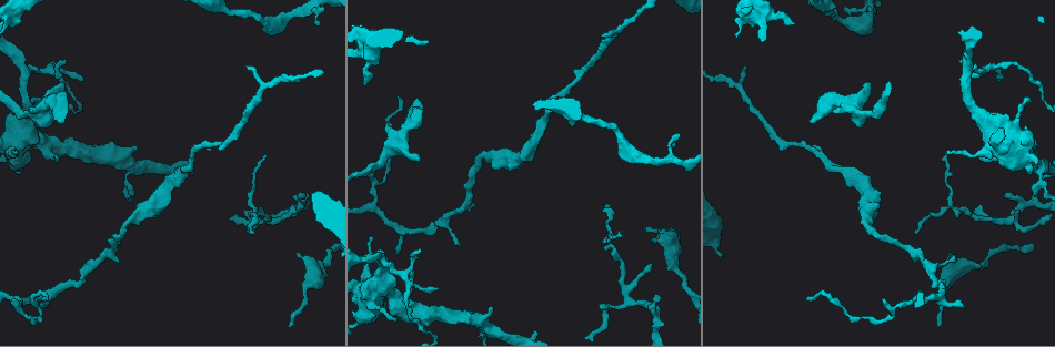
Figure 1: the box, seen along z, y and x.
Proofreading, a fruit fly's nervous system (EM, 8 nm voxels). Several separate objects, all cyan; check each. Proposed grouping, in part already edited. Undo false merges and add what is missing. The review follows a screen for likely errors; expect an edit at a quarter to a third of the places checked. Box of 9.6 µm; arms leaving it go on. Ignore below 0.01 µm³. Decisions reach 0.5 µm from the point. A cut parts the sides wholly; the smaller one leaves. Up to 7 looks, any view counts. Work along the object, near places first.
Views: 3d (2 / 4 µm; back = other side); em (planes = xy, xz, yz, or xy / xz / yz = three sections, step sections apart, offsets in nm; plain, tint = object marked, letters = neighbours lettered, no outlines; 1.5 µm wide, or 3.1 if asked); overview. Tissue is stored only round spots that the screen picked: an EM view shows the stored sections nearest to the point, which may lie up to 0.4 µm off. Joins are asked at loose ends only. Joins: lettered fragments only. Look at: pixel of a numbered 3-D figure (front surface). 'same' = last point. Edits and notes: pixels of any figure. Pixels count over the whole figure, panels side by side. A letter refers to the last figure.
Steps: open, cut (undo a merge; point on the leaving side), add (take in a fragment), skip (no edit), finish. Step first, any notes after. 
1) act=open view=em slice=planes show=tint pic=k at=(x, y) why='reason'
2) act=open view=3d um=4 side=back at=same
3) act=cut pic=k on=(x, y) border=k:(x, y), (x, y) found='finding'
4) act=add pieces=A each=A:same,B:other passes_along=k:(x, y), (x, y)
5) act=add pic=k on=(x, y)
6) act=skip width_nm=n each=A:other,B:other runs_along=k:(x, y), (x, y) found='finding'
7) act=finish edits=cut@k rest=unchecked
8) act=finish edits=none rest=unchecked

act=open view=em slice=planes show=letters pic=1 at=(808, 120) why='free end'

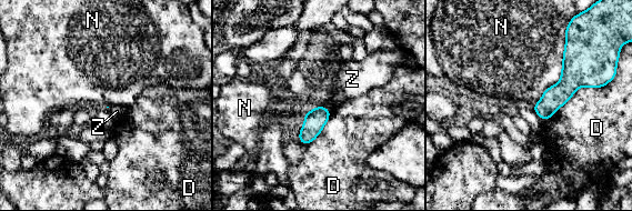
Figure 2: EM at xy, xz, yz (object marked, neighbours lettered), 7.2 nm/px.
act=skip longest_contact=N:600nm each=D:other,N:other,Z:other found='no lettered fragment goes on from it'

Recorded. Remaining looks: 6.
act=open view=em slice=planes show=tint pic=1 at=(254, 232) why='thin end'

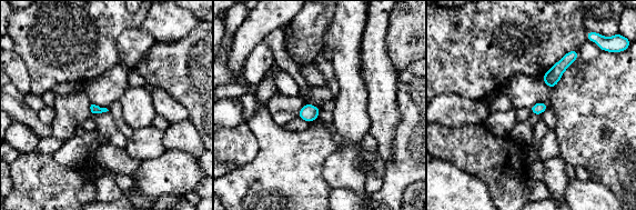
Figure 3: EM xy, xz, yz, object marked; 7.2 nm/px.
act=open view=em slice=planes show=letters at=same

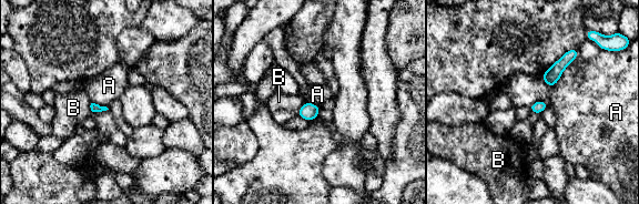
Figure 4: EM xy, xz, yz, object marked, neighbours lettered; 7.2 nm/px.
act=skip each=A:other,B:other border=4:(578, 50), (577, 57), (549, 87) found='no lettered fragment goes on from it'

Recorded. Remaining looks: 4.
act=open view=3d um=4 pic=1 at=(1019, 211) why='an open end'

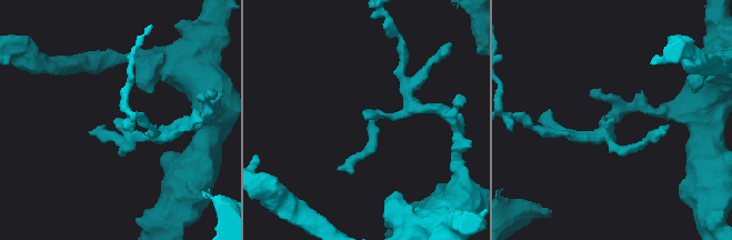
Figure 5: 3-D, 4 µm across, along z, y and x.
act=open view=em slice=planes show=letters pic=5 at=(611, 118)

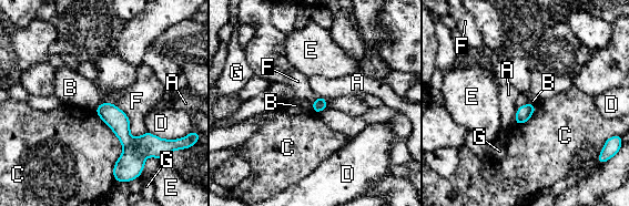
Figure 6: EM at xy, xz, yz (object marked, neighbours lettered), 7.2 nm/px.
act=skip each=A:other,B:other,C:other,D:other,E:other,F:other,G:other runs_along=6:(103, 105), (128, 142), (119, 168) found='none of them fits'

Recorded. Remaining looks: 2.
act=finish edits=none rest=unchecked

